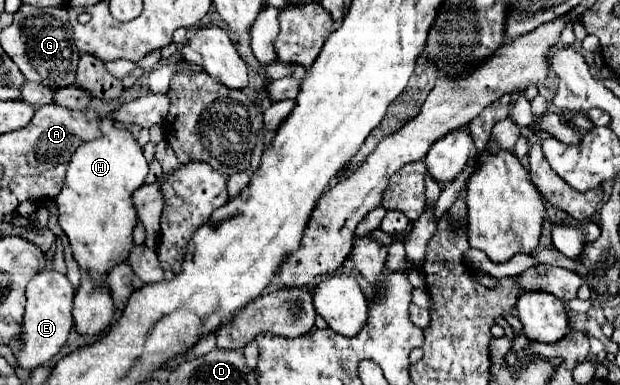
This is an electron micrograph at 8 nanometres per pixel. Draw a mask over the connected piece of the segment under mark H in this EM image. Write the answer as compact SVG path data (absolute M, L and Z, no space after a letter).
M102 119L102 139L80 145L68 165L66 183L56 197L58 223L70 241L74 261L88 271L96 287L108 287L106 277L112 267L124 263L134 247L132 231L138 223L138 213L132 203L132 193L144 185L148 161L134 137L116 127L112 119Z

